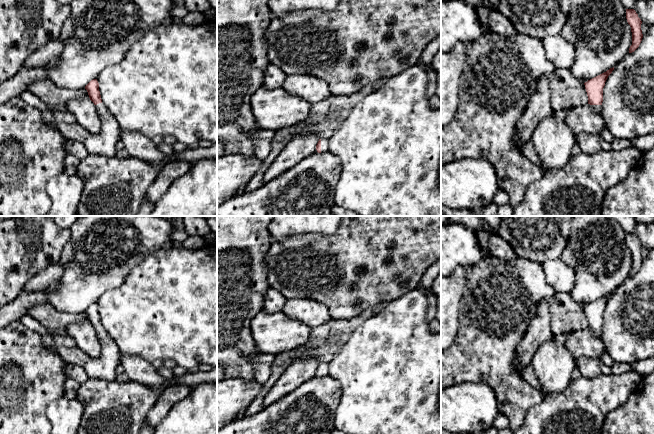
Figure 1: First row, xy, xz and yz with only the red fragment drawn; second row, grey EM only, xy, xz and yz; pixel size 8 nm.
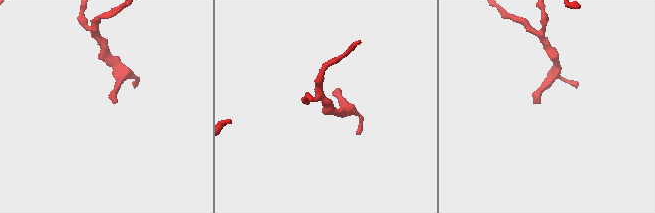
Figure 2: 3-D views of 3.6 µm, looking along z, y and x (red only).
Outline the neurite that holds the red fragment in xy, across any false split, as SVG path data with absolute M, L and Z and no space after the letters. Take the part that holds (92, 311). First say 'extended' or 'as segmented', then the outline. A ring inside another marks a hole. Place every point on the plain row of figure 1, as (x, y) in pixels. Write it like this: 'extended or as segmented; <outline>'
extended; M97 303L91 304L85 310L85 313L102 345L102 351L98 357L93 358L88 356L77 346L65 347L57 345L51 335L43 336L43 344L46 347L54 349L68 364L83 367L89 378L113 381L117 376L116 368L120 365L121 352L114 340L102 327Z

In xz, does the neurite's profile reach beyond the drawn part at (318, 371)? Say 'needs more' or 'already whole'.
needs more

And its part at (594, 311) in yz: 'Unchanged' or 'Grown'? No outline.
Grown

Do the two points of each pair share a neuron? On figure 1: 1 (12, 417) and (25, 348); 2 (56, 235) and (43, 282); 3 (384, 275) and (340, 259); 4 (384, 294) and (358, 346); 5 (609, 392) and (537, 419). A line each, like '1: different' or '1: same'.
1: same
2: different
3: same
4: different
5: same

